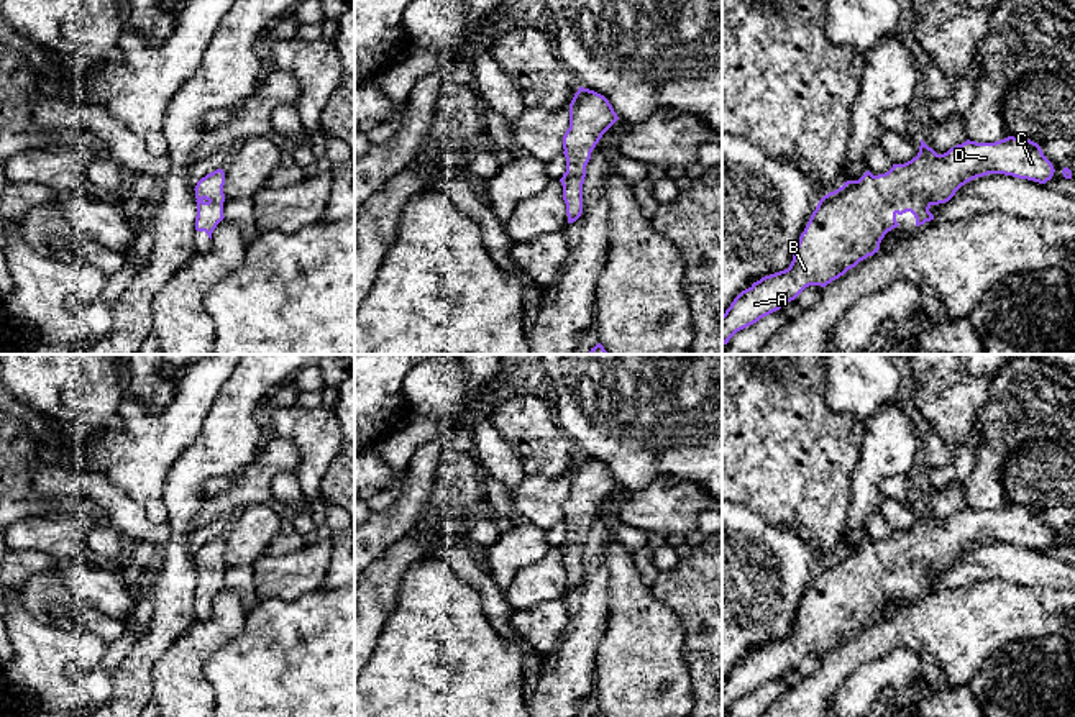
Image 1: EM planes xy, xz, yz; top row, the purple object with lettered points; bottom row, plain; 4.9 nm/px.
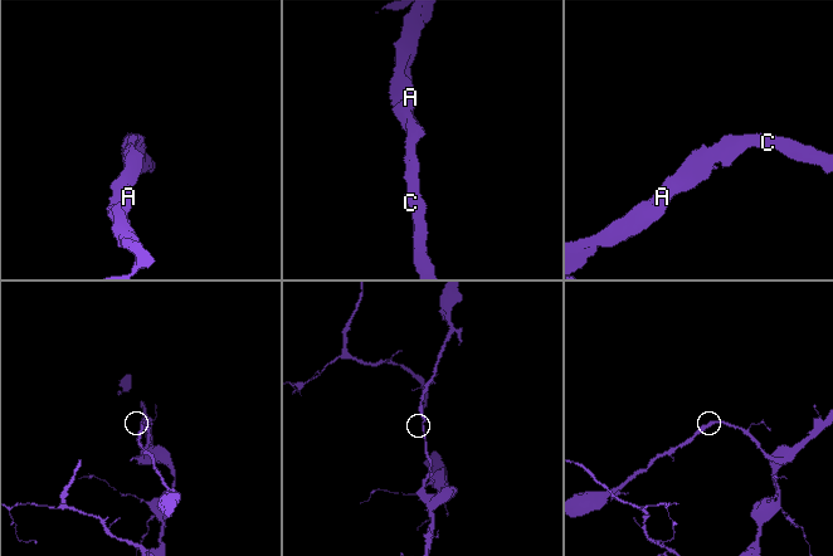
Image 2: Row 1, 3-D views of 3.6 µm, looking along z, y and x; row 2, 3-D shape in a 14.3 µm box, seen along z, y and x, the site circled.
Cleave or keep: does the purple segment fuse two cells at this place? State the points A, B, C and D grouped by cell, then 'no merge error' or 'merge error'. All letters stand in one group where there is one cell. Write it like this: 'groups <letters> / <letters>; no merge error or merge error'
groups A B C D; no merge error

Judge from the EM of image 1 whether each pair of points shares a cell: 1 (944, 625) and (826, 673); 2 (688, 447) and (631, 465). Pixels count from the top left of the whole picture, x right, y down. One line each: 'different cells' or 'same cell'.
1: same cell
2: same cell

